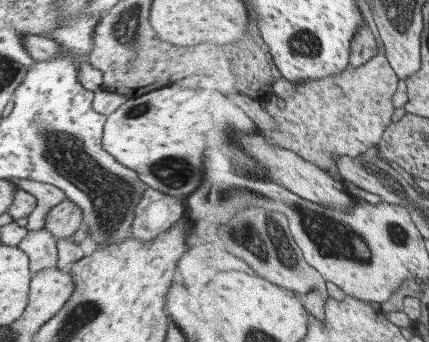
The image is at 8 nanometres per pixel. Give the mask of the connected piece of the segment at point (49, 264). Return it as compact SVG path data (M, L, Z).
M46 229L28 231L20 241L18 248L29 256L29 267L32 275L43 268L55 268L58 260L58 238Z

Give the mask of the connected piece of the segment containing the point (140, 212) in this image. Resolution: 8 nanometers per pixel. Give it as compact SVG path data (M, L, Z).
M148 187L137 204L131 234L140 240L154 240L161 232L170 229L176 220L185 218L183 198L174 198Z

